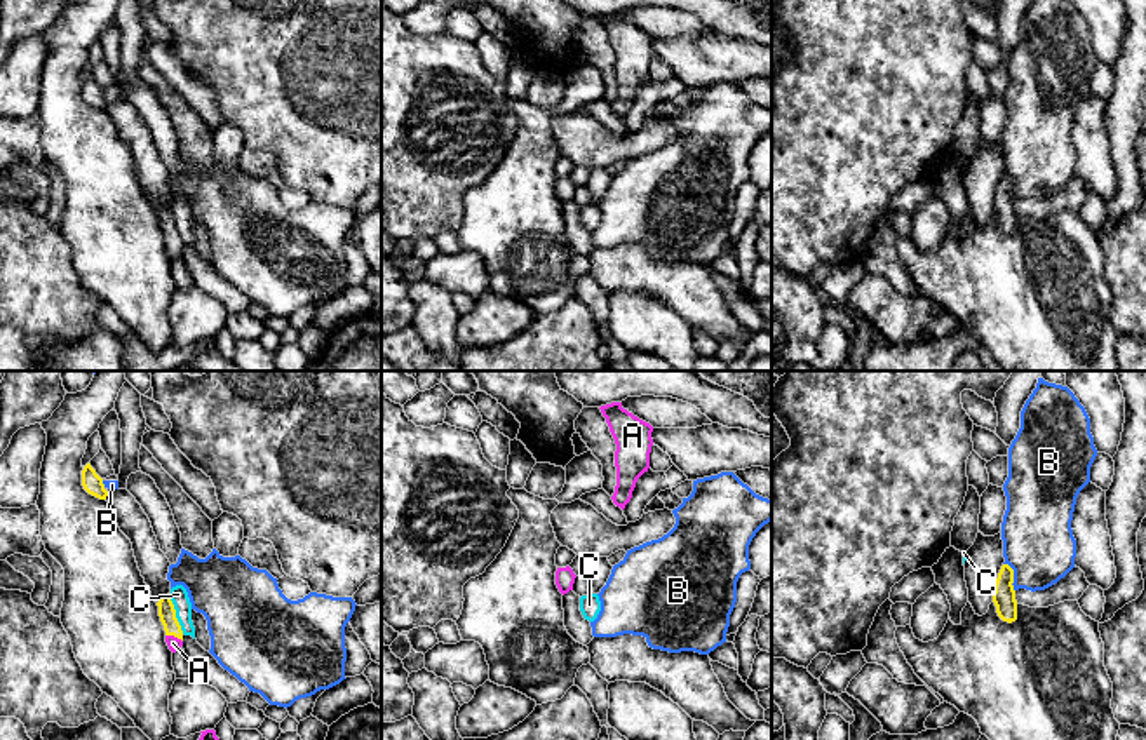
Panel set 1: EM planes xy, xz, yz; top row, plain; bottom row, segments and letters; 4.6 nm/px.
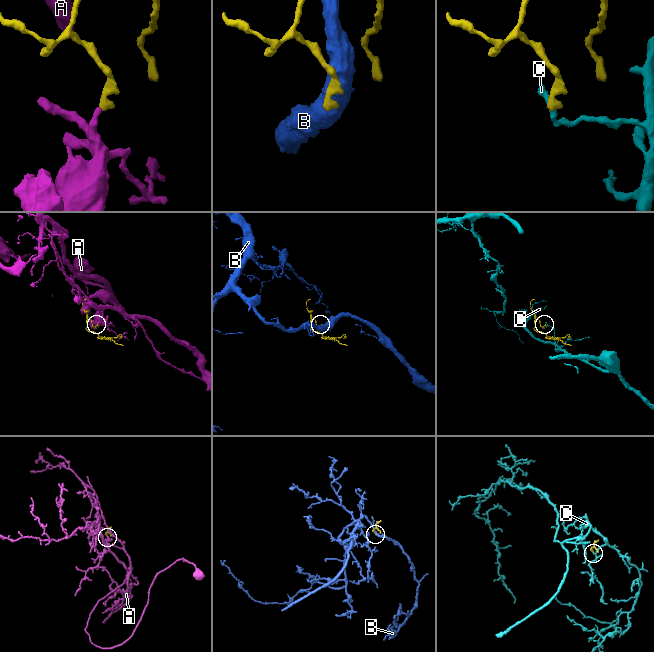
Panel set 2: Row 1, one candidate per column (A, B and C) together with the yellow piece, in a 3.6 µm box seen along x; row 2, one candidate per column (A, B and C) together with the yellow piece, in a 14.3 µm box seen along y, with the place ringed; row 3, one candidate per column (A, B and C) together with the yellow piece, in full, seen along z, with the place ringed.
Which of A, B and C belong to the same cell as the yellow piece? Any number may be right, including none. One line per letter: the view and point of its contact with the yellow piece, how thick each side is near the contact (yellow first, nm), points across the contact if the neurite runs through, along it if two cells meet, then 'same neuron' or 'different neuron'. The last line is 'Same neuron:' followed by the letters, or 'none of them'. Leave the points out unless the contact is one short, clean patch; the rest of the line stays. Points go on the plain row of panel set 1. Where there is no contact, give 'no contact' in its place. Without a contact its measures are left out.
A: meets yellow in xy at (175, 246); 80 nm thick on the yellow side, 60 nm on the other; runs through xy (166, 218), (175, 246), (173, 253); same neuron
B: meets yellow in yz at (1012, 187); 110 nm thick on the yellow side, 320 nm on the other; different neuron
C: meets yellow in xy at (175, 223); 80 nm thick on the yellow side, 80 nm on the other; border along xy (168, 204), (183, 242); different neuron
Same neuron: A

